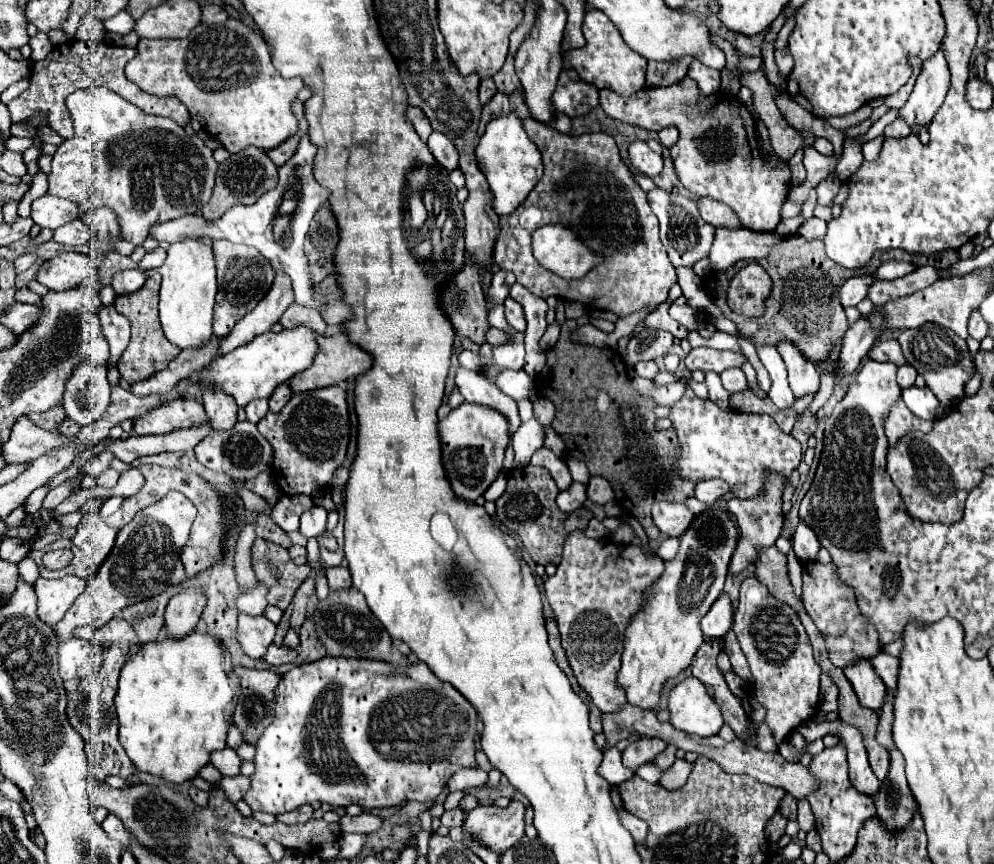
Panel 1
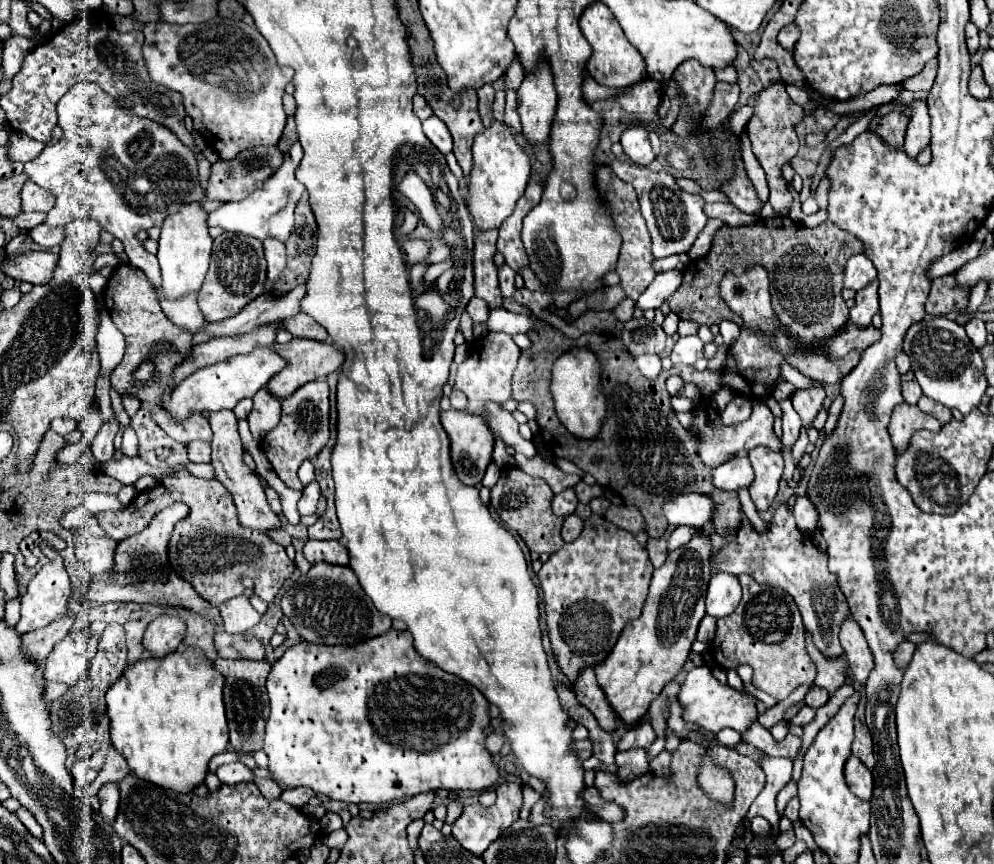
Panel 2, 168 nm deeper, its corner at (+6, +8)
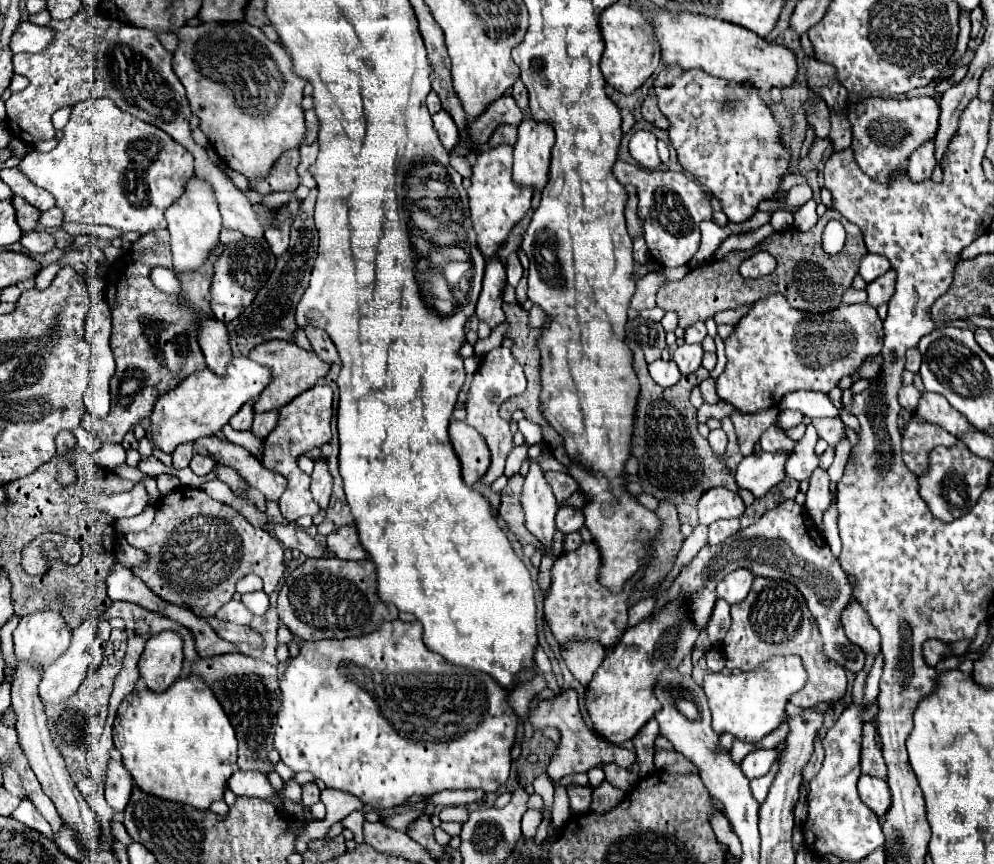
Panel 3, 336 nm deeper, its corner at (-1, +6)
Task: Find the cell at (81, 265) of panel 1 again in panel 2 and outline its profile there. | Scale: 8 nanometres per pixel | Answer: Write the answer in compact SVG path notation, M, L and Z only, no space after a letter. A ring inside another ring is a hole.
M23 252L17 256L3 258L1 270L7 278L29 284L45 284L51 280L51 272L55 270L55 260L59 256L53 252Z

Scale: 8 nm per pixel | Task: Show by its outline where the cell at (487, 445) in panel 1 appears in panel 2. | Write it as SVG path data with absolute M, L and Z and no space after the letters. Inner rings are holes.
M459 410L441 412L441 424L451 440L451 458L453 458L453 466L455 466L459 480L467 486L479 484L485 474L485 468L491 462L491 448L493 448L491 430L487 428L487 424L483 420L479 420L479 416L471 416L467 412L459 412Z

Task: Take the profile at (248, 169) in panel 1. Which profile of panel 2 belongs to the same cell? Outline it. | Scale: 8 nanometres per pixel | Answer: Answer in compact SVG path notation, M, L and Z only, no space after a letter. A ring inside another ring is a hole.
M257 146L257 148L249 148L249 150L239 152L239 156L229 160L229 162L219 160L213 164L213 170L211 170L207 198L209 200L223 200L223 202L243 200L251 192L263 188L265 180L271 174L275 174L281 164L283 164L283 152L277 146Z

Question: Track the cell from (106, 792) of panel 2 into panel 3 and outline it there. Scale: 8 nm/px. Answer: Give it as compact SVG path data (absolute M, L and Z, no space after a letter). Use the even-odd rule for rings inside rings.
M114 750L112 760L110 760L110 768L106 772L106 802L110 804L110 808L116 814L122 814L122 810L126 808L126 806L118 806L118 804L129 802L133 787L130 774L123 764L120 764L118 752Z

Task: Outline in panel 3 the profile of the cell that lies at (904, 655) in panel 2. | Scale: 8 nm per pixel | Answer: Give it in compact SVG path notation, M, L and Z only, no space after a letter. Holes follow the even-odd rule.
M926 640L922 646L922 656L928 666L936 666L944 656L950 656L950 650L940 640Z

